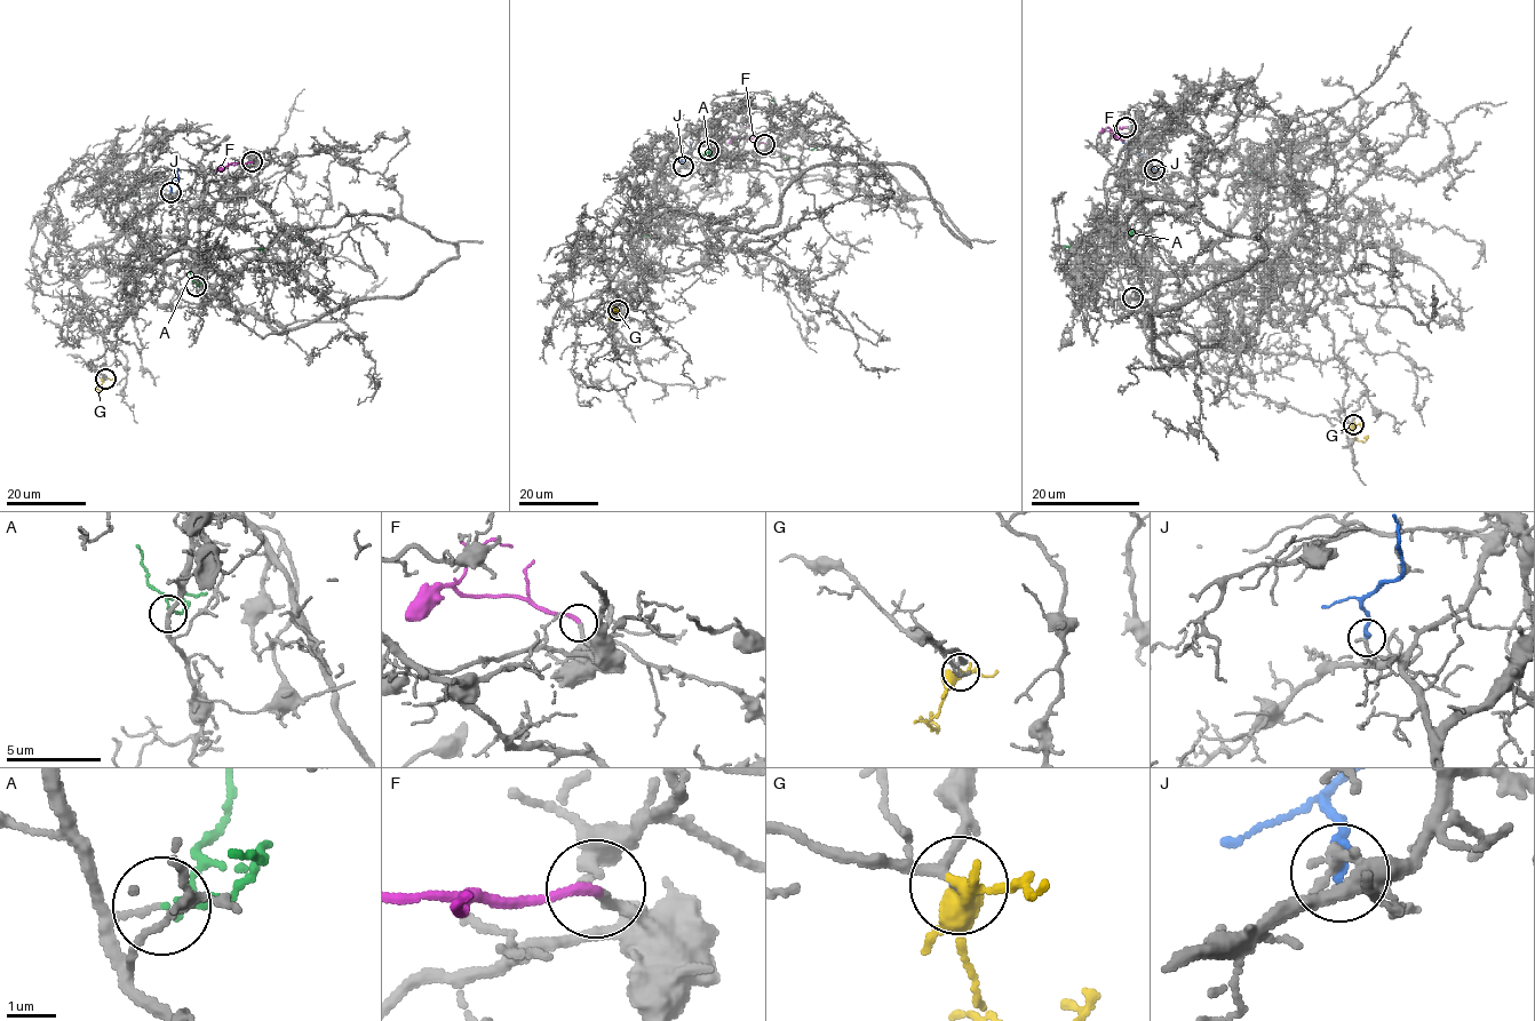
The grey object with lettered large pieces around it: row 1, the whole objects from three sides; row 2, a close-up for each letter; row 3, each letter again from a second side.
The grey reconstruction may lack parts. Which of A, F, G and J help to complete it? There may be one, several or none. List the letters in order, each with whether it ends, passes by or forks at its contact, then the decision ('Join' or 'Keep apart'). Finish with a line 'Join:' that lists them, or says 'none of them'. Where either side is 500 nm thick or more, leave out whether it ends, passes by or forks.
A: It passes by. Keep apart
F: It ends there. Join
G: It passes by. Join
J: It ends there. Keep apart
Join: F, G

